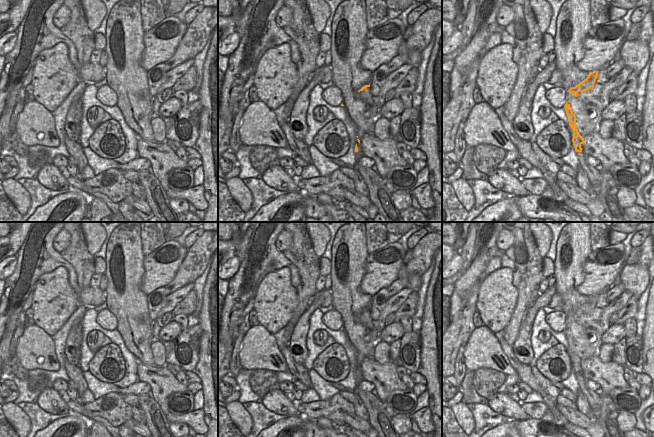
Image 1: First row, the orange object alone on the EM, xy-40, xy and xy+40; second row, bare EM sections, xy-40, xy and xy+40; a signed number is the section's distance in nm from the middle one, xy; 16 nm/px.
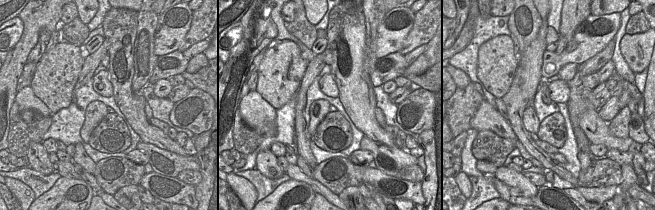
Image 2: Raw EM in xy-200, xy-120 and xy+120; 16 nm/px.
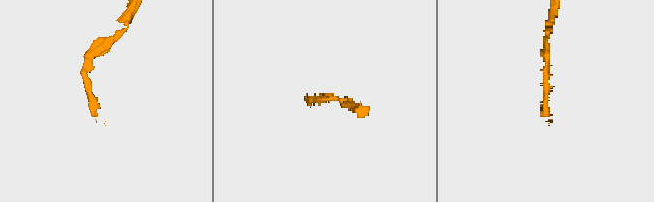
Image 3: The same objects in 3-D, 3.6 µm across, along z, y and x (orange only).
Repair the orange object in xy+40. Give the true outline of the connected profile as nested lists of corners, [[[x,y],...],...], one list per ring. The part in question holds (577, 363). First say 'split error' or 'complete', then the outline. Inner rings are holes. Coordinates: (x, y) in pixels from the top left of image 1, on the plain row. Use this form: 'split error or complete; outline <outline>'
split error; outline [[[567,325],[564,332],[568,341],[569,349],[573,354],[572,366],[579,383],[579,389],[586,396],[589,406],[593,412],[593,421],[597,422],[602,427],[606,437],[624,437],[624,432],[622,432],[618,427],[616,419],[611,419],[609,417],[611,412],[609,408],[605,405],[600,396],[595,393],[595,391],[588,388],[587,381],[589,379],[586,364],[576,353],[576,340]]]

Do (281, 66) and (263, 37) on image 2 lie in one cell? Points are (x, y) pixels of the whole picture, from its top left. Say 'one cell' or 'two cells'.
two cells

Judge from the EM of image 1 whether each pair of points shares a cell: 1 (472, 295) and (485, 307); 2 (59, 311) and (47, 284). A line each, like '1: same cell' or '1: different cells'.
1: different cells
2: same cell

